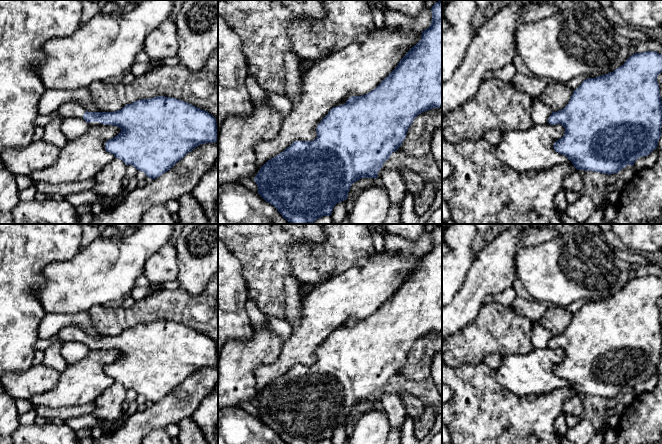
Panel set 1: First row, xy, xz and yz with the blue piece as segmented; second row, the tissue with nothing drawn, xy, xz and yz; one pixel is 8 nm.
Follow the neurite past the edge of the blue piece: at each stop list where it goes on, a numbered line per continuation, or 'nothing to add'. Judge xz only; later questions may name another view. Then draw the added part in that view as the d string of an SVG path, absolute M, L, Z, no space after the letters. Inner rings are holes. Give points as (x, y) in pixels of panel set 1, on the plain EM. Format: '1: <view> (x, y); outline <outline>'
nothing to add

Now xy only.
1: xy (69, 333); outline M67 326L60 329L57 333L59 339L65 341L78 341L83 343L83 339L86 334L79 328L73 326Z

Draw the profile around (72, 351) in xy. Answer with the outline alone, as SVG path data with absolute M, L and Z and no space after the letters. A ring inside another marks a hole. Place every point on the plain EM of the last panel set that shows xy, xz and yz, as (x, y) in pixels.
M65 341L61 347L61 354L67 364L74 364L90 352L89 347L78 341Z

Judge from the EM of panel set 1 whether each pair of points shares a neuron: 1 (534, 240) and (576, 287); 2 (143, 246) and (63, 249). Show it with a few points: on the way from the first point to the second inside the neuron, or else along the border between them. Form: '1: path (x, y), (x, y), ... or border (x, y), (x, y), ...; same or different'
1: border (559, 234), (537, 245), (521, 248); different
2: border (81, 246), (72, 257), (61, 261); different

